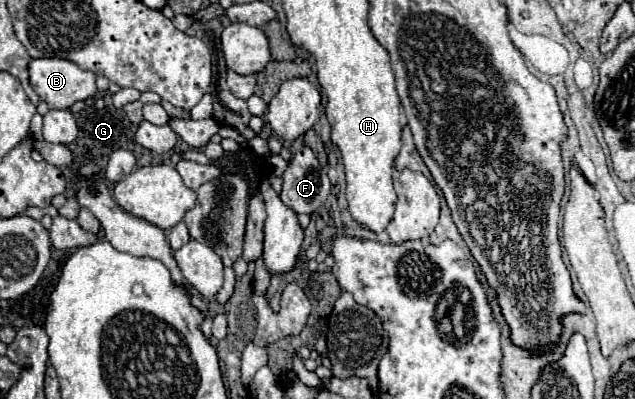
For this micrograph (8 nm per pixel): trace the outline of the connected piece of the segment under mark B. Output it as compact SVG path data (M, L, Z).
M44 57L30 61L30 85L50 109L70 109L76 101L84 101L96 93L96 75L80 69L76 63L58 57Z

